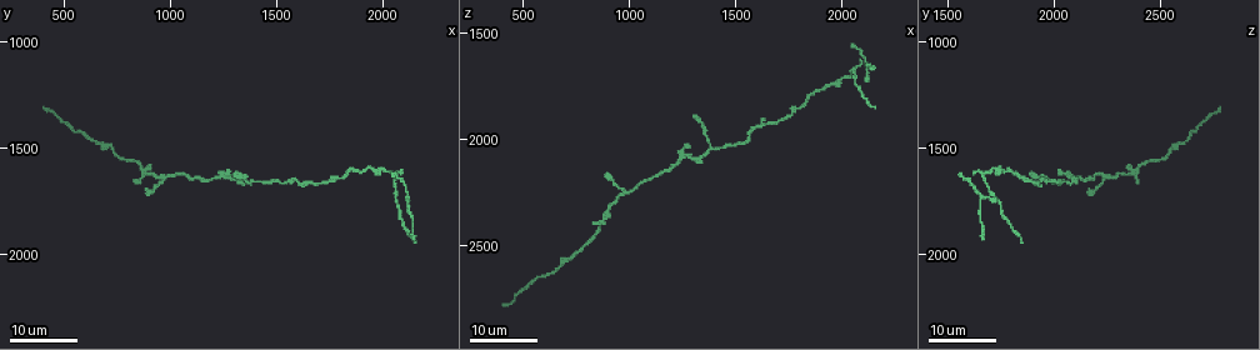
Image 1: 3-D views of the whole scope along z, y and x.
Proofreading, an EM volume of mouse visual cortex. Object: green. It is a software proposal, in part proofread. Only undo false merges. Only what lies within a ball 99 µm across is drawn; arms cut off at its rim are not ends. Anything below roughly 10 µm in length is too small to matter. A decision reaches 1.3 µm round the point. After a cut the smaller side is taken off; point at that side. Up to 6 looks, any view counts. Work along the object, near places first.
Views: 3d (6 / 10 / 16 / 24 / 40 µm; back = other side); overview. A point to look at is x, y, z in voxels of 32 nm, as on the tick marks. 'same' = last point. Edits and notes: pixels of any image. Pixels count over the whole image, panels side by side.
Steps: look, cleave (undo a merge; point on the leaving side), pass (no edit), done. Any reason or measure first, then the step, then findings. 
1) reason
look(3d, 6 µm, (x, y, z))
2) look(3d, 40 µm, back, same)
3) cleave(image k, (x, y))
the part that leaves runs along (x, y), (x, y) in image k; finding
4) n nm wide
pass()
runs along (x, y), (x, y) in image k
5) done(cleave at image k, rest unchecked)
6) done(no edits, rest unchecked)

arms run side by side
look(3d, 24 µm, (1610, 1660, 1940))

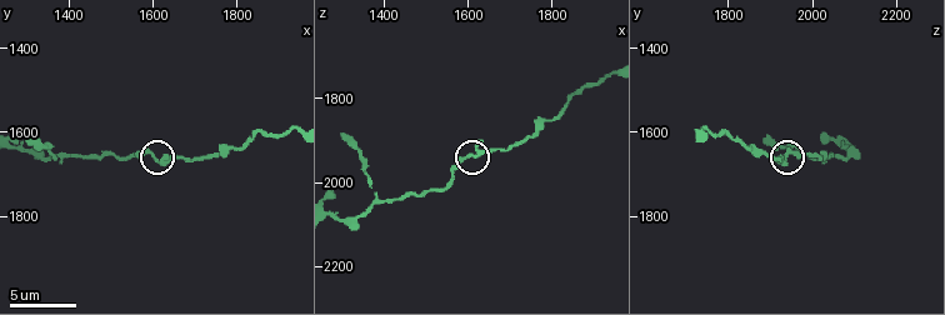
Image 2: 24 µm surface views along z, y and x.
look(3d, 6 µm, (1595, 1660, 1935))

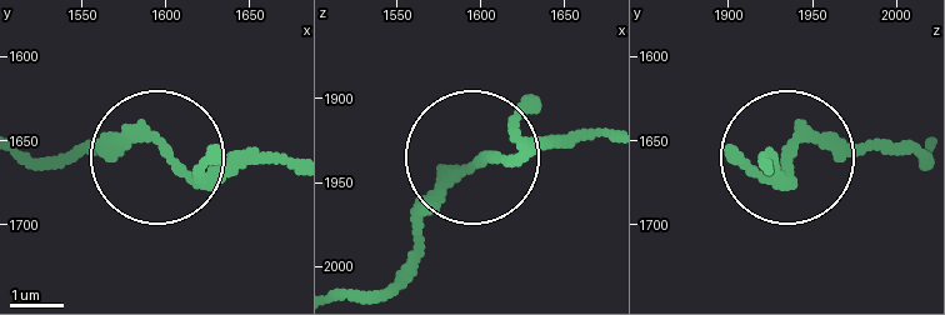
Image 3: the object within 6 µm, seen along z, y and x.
pass()
runs along (353, 294), (393, 276), (434, 195), (474, 160), (608, 129) in image 3; all the same neuron

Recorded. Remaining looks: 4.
three-way junction
look(3d, 16 µm, (1000, 1620, 2250))

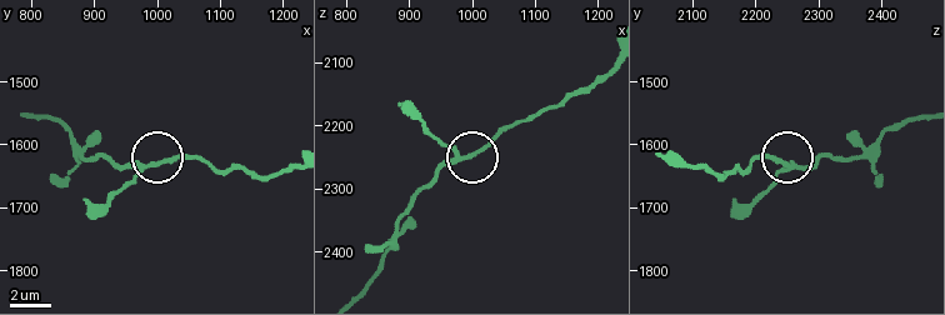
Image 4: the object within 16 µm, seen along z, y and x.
look(3d, 6 µm, (995, 1635, 2250))

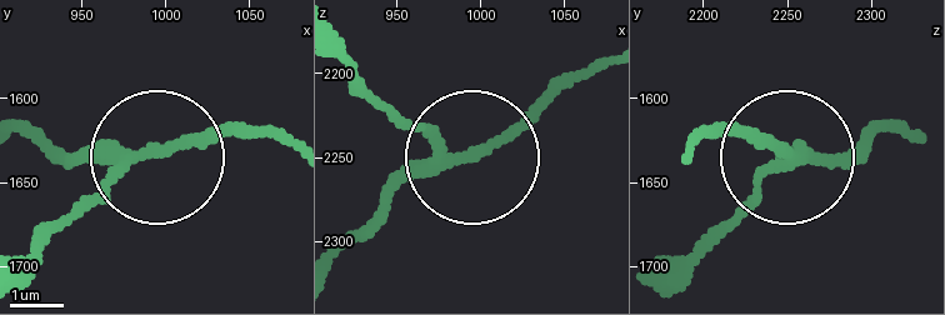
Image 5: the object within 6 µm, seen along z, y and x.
200 nm wide
pass()
runs along (293, 148), (185, 139), (43, 151) in image 5; continuous, no second neuron

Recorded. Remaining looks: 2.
calibre changes
look(3d, 6 µm, (1930, 1590, 1755))

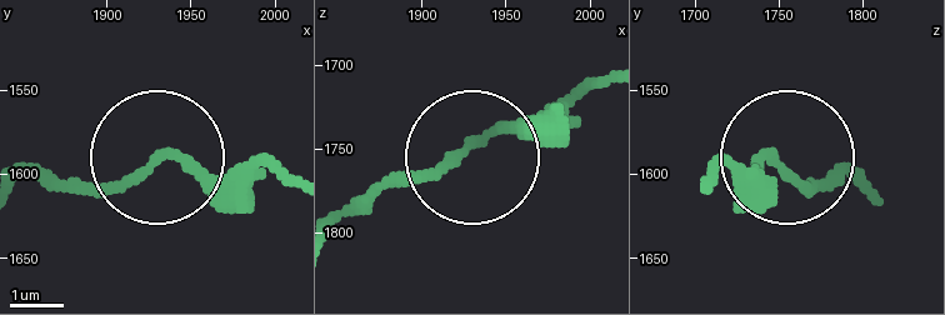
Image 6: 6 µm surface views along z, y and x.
look(3d, 6 µm, back, (1932, 1592, 1746))

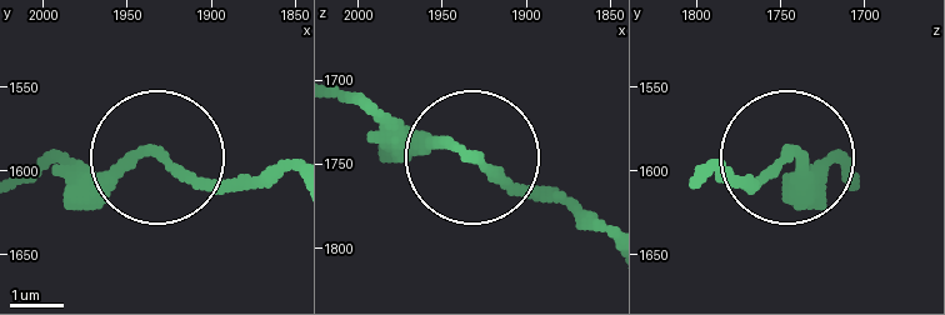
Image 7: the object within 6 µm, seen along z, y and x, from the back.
180 nm wide
pass()
runs along (606, 235), (391, 133), (338, 93) in image 7; all the same neuron

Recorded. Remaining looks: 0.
done(no edits, rest unchecked)

